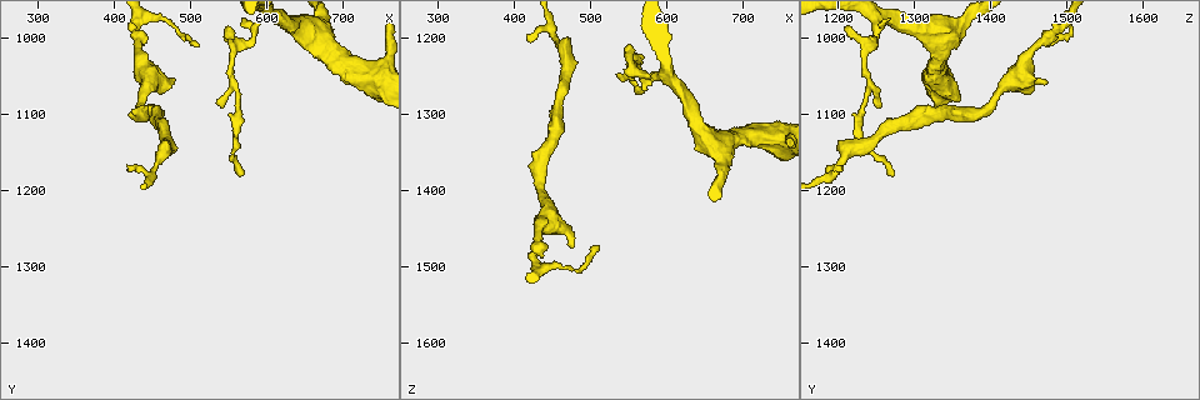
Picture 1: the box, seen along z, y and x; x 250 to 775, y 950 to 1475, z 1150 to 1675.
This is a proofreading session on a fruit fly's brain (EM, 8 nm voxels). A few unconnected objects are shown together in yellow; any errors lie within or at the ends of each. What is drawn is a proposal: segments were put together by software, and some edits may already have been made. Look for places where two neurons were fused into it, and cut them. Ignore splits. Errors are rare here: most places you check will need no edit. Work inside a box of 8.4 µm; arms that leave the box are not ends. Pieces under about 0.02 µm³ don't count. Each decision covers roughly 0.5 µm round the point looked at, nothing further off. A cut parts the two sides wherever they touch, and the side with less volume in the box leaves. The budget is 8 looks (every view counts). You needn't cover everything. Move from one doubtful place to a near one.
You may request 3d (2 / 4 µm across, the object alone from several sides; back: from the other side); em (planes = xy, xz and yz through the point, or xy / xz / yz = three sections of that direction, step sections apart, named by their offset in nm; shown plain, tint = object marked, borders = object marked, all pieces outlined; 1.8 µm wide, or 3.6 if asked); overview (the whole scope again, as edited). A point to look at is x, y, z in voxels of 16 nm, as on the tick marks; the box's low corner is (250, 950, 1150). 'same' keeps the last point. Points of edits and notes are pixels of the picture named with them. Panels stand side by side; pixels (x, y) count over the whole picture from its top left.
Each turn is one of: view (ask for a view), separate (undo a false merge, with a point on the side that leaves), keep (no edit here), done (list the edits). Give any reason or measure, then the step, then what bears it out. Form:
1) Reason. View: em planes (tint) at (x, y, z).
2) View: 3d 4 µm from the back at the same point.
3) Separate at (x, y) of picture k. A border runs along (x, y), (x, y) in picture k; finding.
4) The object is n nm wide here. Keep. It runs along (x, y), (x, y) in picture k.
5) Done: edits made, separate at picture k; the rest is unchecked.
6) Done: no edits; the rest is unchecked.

View: em planes (plain) at (445, 1050, 1440).

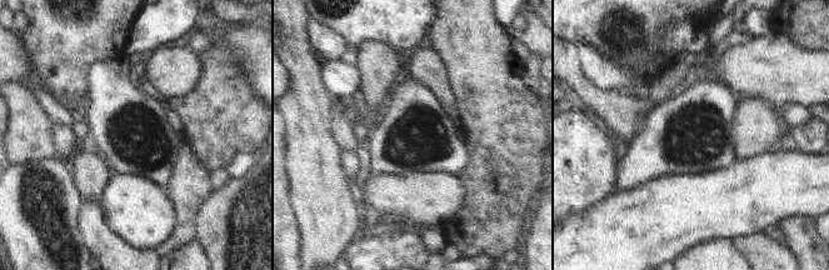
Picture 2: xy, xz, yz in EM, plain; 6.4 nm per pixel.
Where the object lies. View: em planes (tint) at the same point.

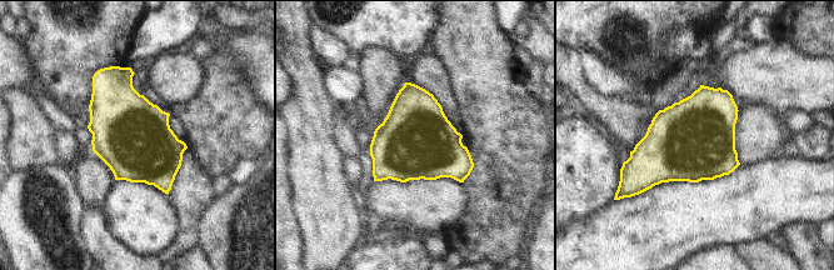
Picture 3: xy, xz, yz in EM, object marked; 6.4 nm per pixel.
Keep. All the same neuron.

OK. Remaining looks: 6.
View: 3d 2 µm from the back at (455, 1175, 1195).

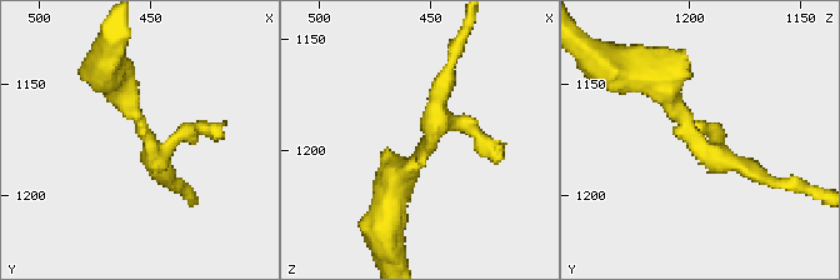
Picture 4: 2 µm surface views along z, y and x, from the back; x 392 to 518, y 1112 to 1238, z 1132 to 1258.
View: em planes (tint) at (453, 1173, 1196).

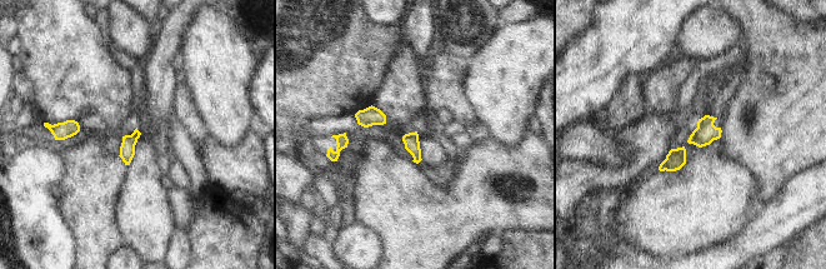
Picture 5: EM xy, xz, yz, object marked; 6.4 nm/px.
Keep. All the same neuron.

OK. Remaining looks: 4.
Thick turns thin. View: 3d 4 µm at (570, 1010, 1245).

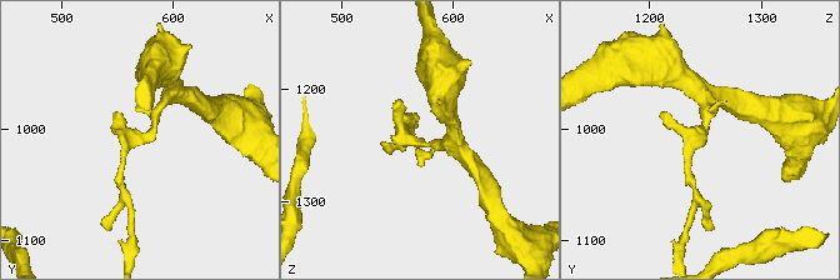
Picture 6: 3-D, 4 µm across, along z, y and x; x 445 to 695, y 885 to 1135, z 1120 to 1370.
View: em planes (tint) at (570, 1010, 1248).

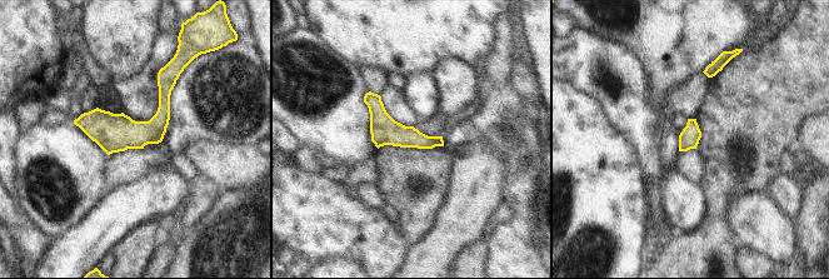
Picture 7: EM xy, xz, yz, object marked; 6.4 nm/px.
Keep. It runs along (170, 75), (148, 129), (78, 121) in picture 7; all the same neuron.

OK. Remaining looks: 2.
Done: no edits; the rest is unchecked.

